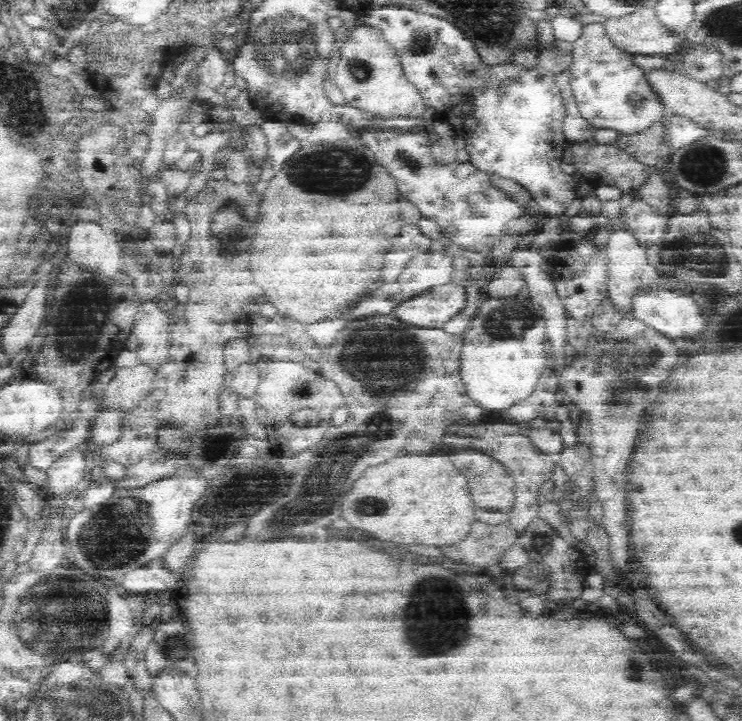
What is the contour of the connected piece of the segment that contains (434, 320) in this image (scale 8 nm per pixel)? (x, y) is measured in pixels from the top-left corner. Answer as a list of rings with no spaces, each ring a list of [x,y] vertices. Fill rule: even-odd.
[[[460,284],[436,286],[394,307],[400,322],[416,328],[440,328],[465,305],[465,288]]]

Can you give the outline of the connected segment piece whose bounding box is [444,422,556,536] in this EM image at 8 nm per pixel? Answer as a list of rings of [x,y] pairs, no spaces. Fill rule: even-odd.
[[[496,422],[496,424],[478,424],[478,426],[470,426],[470,424],[450,424],[450,428],[446,430],[444,436],[444,444],[452,446],[456,452],[458,450],[476,450],[476,452],[486,452],[488,456],[492,456],[494,460],[498,460],[506,469],[506,472],[512,476],[515,482],[515,498],[514,506],[509,513],[510,524],[518,536],[528,526],[528,523],[538,514],[540,502],[537,498],[540,496],[538,488],[550,479],[552,470],[555,467],[556,458],[552,455],[540,454],[528,436],[524,436],[522,432],[518,432],[518,428],[514,424],[504,424],[504,422]]]

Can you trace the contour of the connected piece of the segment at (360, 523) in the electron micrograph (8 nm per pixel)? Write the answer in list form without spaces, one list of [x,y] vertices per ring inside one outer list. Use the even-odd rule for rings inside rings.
[[[414,454],[414,456],[398,456],[386,464],[368,467],[366,474],[354,482],[354,488],[342,499],[342,516],[350,522],[352,528],[364,530],[378,540],[396,542],[396,544],[420,544],[420,546],[450,546],[460,542],[474,518],[474,504],[468,494],[468,484],[462,472],[454,468],[450,456],[436,454]]]

